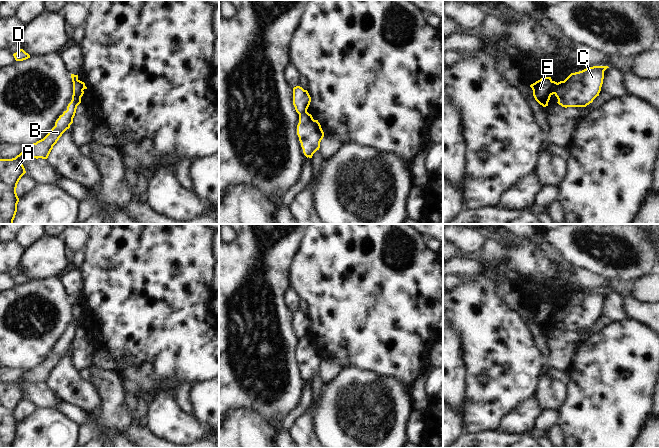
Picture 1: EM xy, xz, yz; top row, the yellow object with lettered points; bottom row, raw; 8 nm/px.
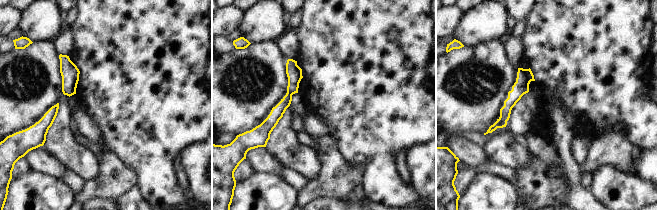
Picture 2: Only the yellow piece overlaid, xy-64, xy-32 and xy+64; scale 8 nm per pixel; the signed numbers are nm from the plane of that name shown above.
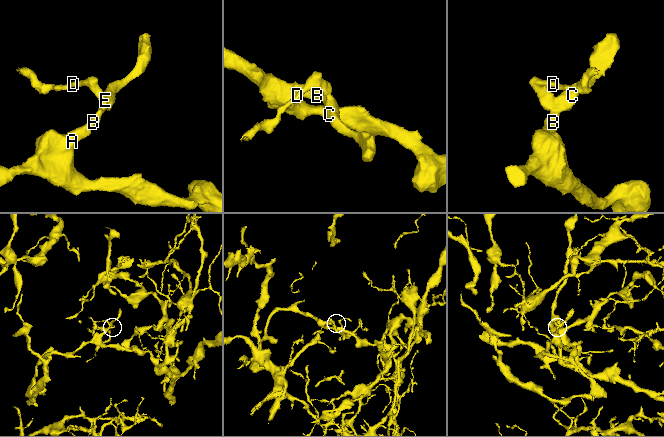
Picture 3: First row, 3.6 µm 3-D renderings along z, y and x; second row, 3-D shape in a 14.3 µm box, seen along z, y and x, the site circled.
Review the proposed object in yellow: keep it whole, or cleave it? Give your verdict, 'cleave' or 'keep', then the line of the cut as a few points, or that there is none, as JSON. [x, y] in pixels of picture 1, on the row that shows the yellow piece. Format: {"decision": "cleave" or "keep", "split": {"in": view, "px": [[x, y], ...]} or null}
{"decision": "cleave", "split": {"in": "yz", "px": [[558, 83], [554, 93]]}}

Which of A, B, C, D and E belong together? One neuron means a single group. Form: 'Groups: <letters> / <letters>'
Groups: A B C / D E

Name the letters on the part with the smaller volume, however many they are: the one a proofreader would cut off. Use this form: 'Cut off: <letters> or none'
Cut off: D, E

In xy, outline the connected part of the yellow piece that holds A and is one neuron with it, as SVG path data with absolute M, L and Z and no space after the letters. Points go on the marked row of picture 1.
M71 100L67 110L59 116L55 126L43 139L26 146L15 158L0 159L0 224L13 224L19 202L16 193L17 184L26 173L22 162L31 157L48 158L53 146L73 123L77 106L80 103L81 101Z

